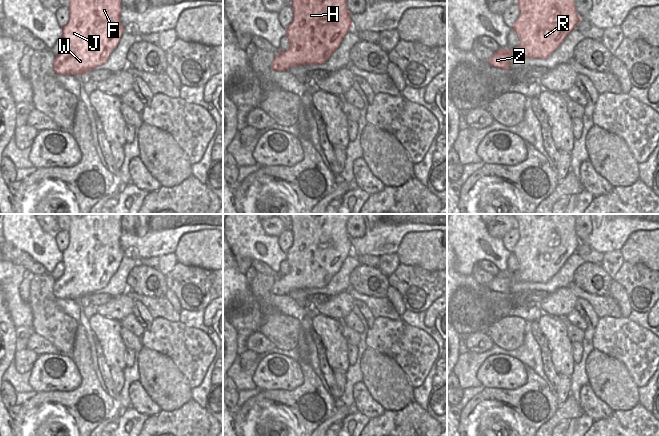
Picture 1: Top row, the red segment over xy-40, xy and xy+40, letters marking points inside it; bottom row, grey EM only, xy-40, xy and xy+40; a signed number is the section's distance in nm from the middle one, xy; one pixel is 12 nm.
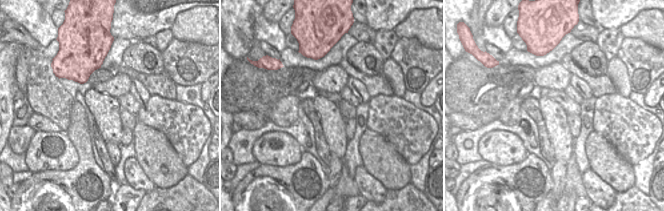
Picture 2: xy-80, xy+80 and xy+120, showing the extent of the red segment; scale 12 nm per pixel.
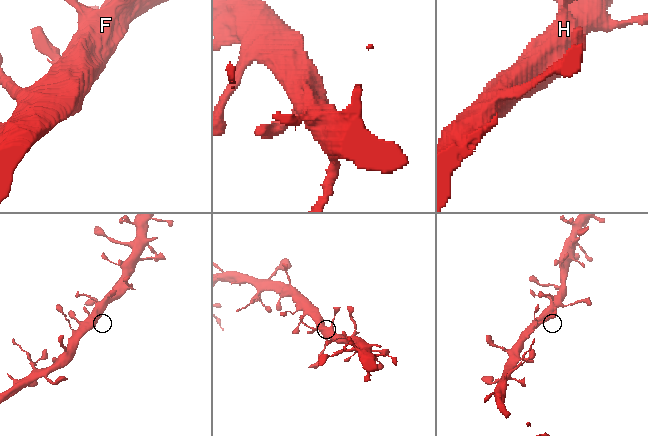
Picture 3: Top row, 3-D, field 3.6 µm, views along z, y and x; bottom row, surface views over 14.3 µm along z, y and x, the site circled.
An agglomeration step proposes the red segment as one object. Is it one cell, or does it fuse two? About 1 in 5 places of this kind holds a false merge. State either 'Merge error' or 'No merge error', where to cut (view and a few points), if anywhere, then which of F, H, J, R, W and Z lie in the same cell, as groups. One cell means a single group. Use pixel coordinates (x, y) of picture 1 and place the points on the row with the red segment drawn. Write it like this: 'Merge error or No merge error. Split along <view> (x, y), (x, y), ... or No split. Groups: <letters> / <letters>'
No merge error. No split. Groups: F H J R W Z

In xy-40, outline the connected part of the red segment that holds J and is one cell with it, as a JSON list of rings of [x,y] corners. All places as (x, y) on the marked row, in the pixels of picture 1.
[[[70,0],[69,20],[62,28],[65,46],[54,59],[54,72],[57,75],[83,75],[103,65],[125,31],[120,21],[122,7],[121,0]]]

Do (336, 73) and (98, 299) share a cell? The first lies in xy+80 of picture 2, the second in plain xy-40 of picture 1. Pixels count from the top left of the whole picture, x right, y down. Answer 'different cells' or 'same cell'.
different cells

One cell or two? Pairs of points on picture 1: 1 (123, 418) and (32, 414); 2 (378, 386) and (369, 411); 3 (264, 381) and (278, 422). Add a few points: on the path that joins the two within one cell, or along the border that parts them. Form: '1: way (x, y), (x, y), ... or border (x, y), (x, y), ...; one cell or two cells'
1: border (121, 409), (116, 418); two cells
2: border (362, 381), (370, 395), (385, 409); two cells
3: border (260, 389), (288, 389), (290, 391); two cells

